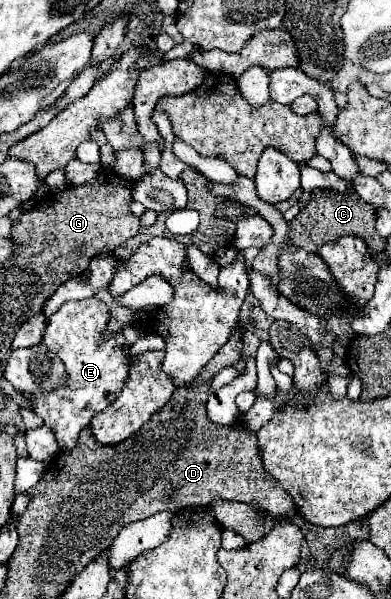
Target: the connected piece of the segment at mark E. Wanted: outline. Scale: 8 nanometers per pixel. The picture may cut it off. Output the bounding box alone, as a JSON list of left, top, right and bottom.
[33,297,127,453]

